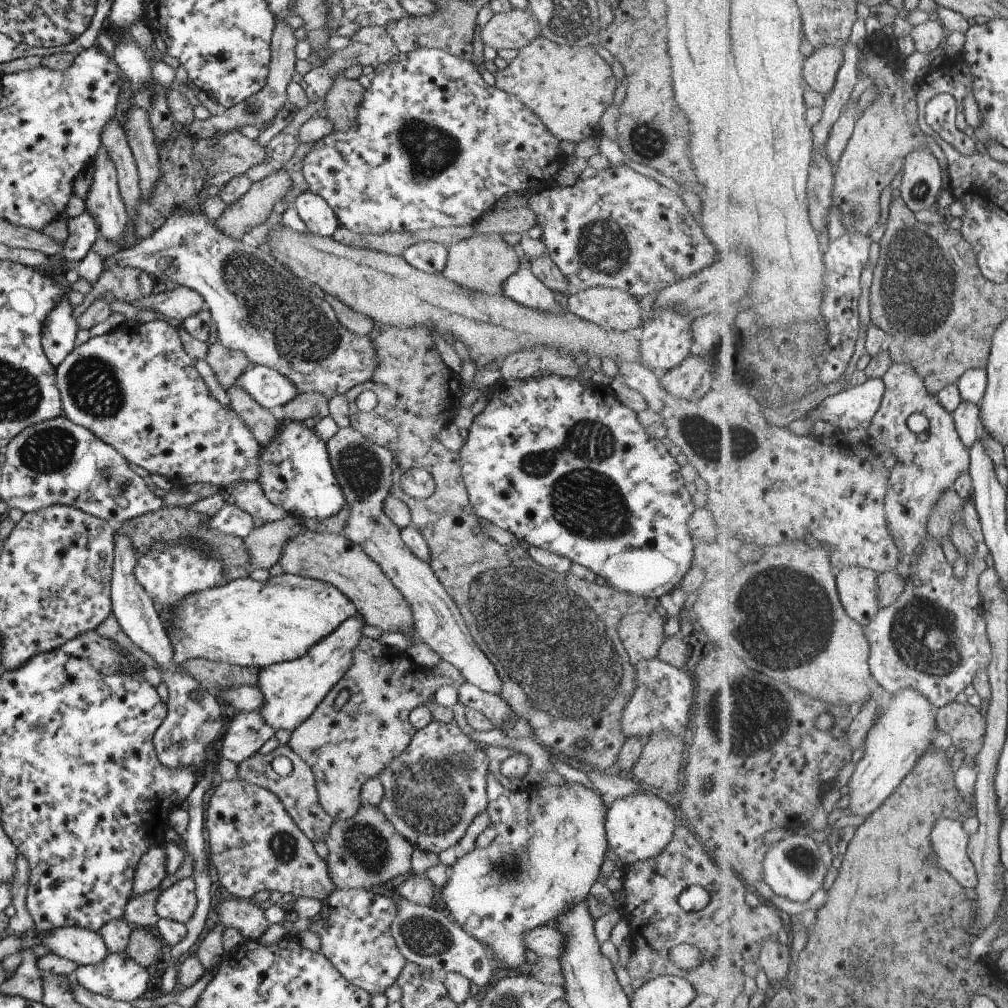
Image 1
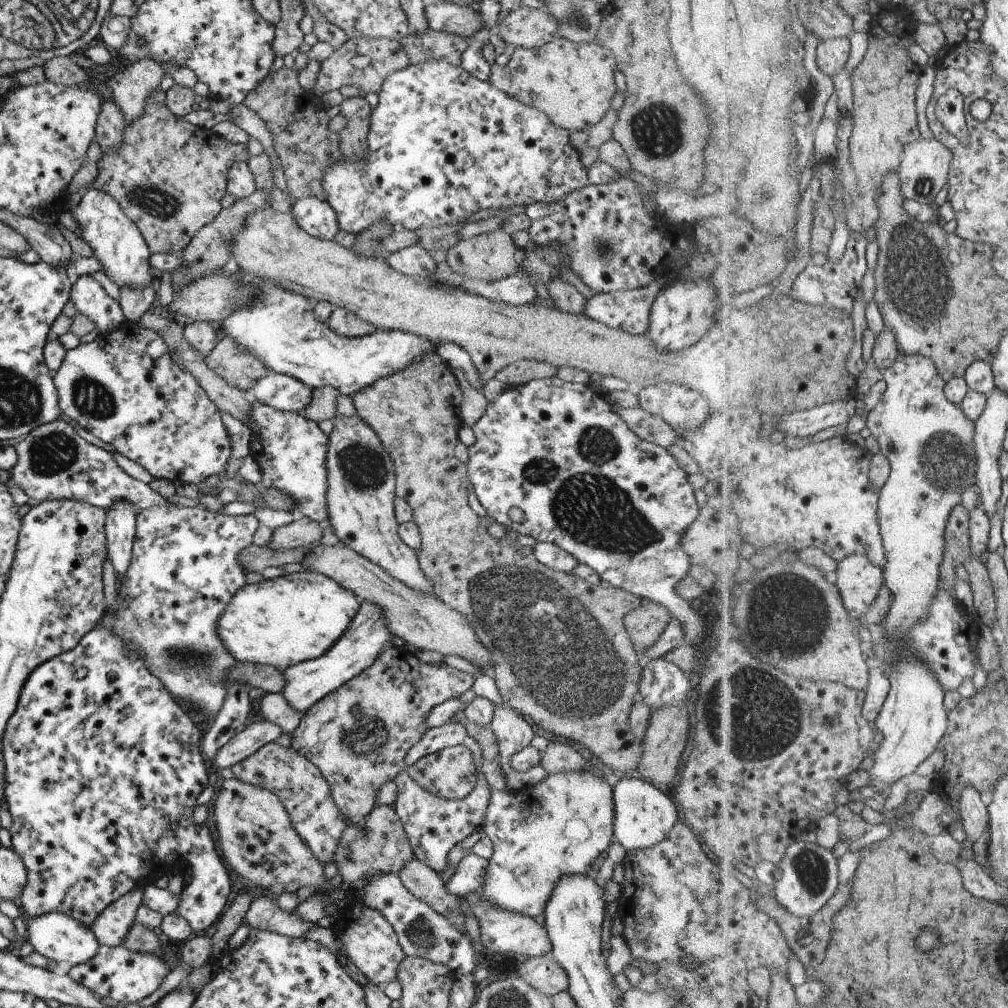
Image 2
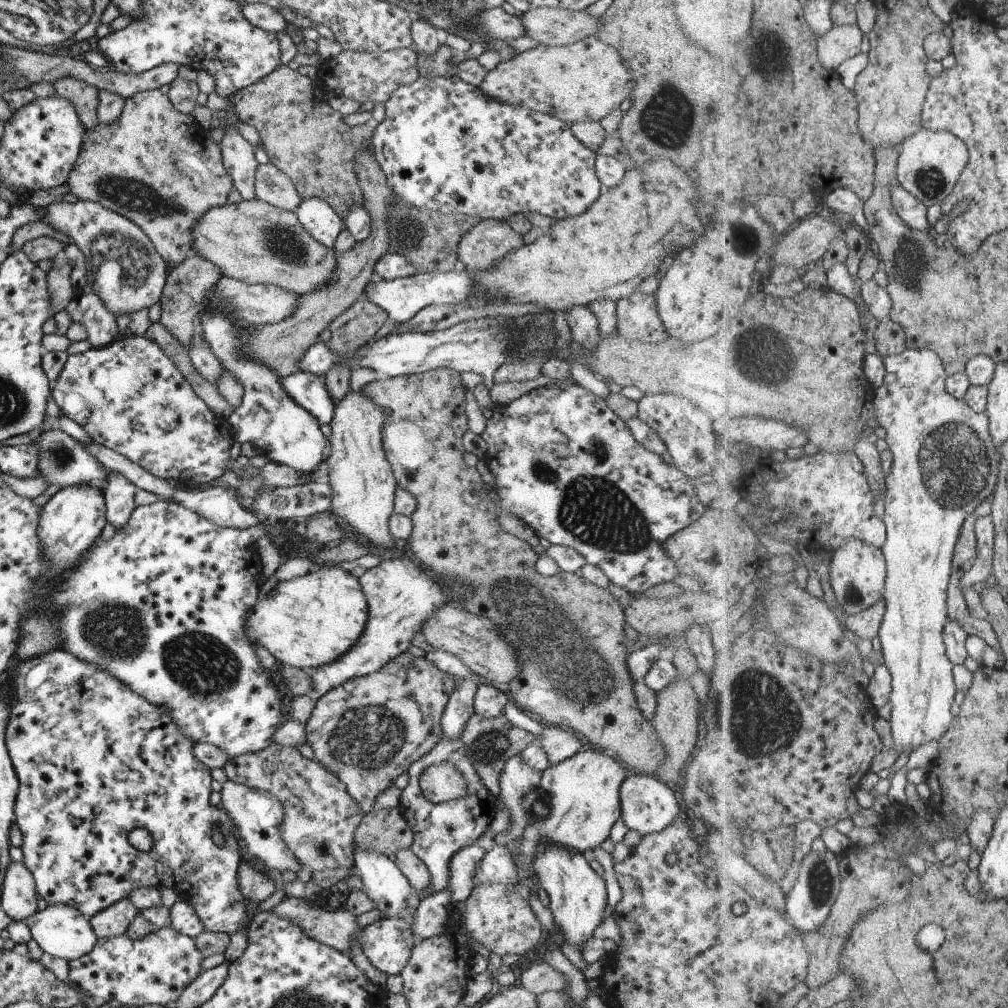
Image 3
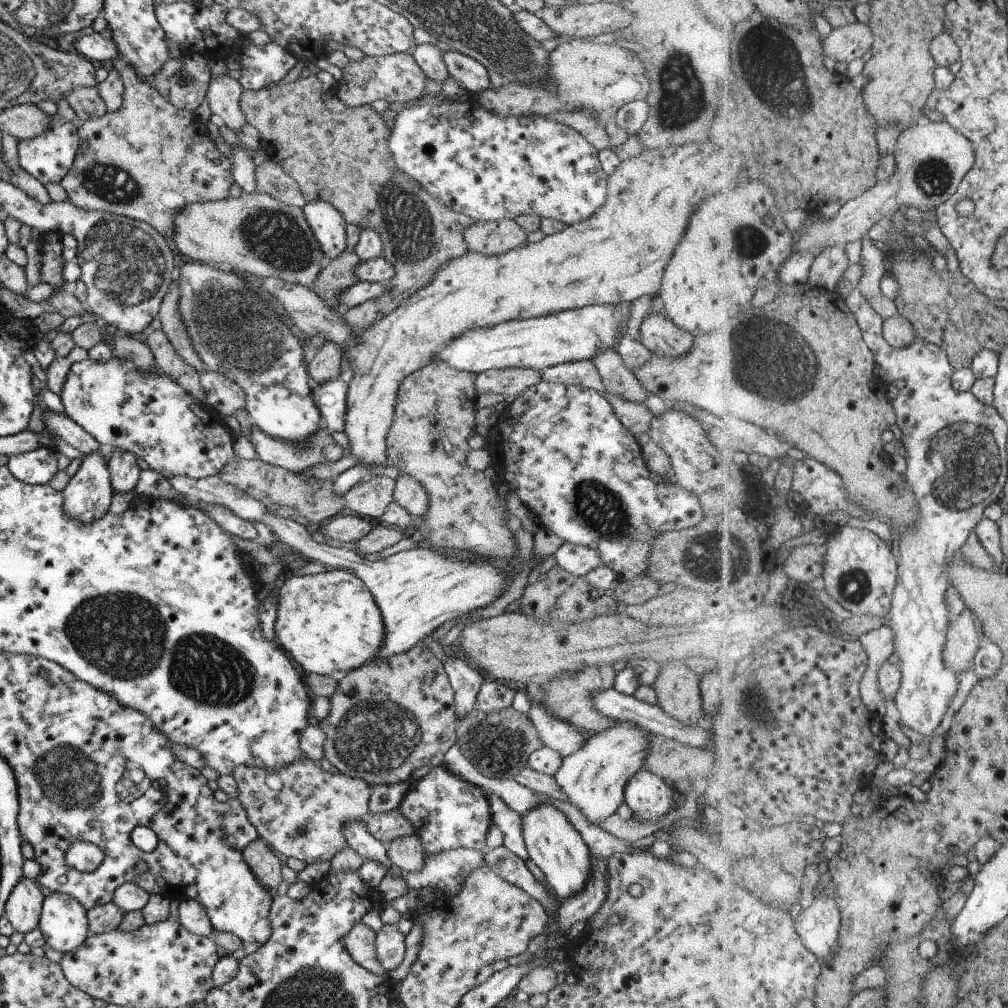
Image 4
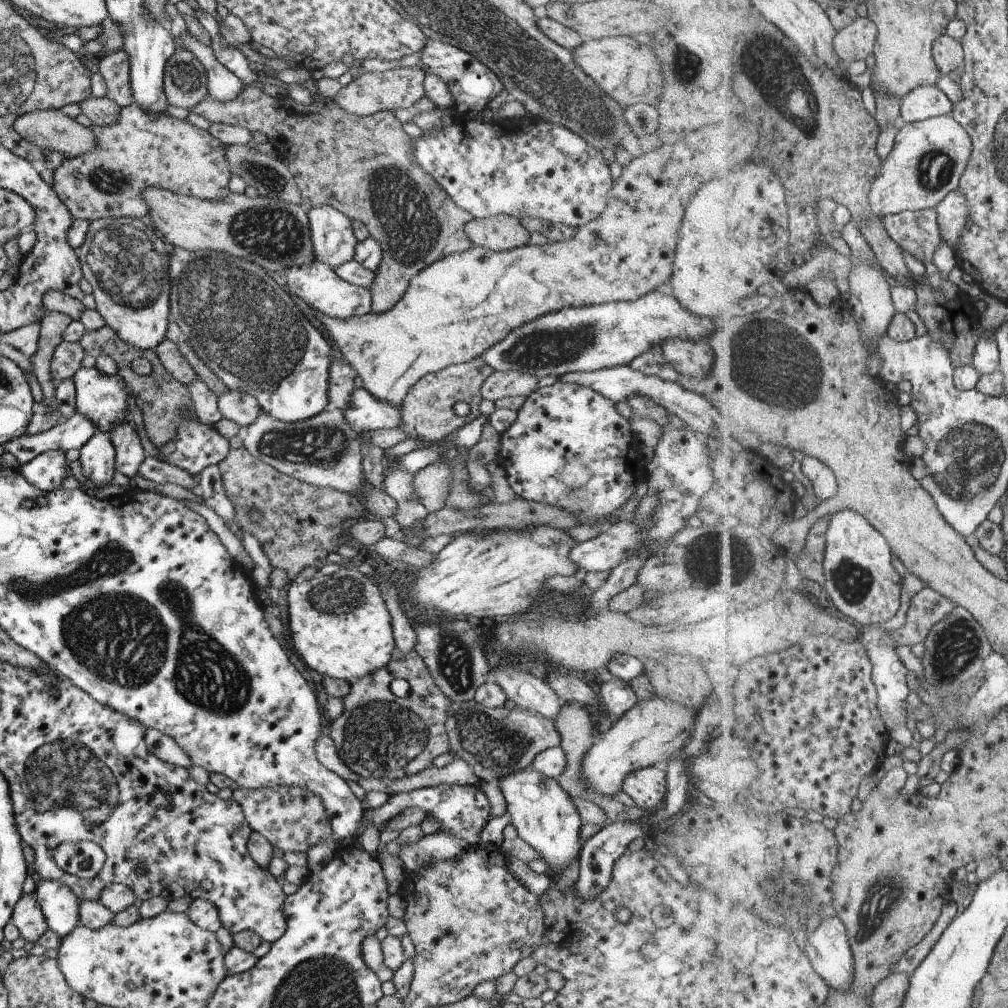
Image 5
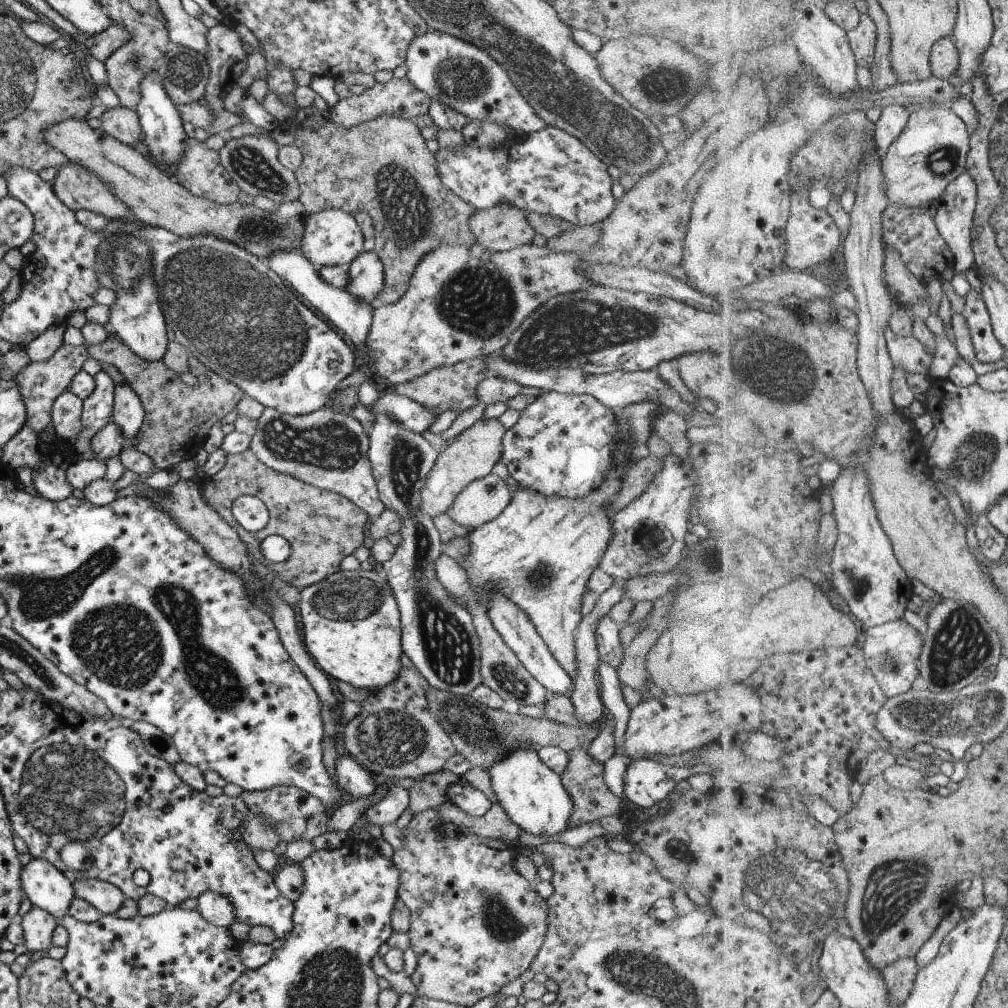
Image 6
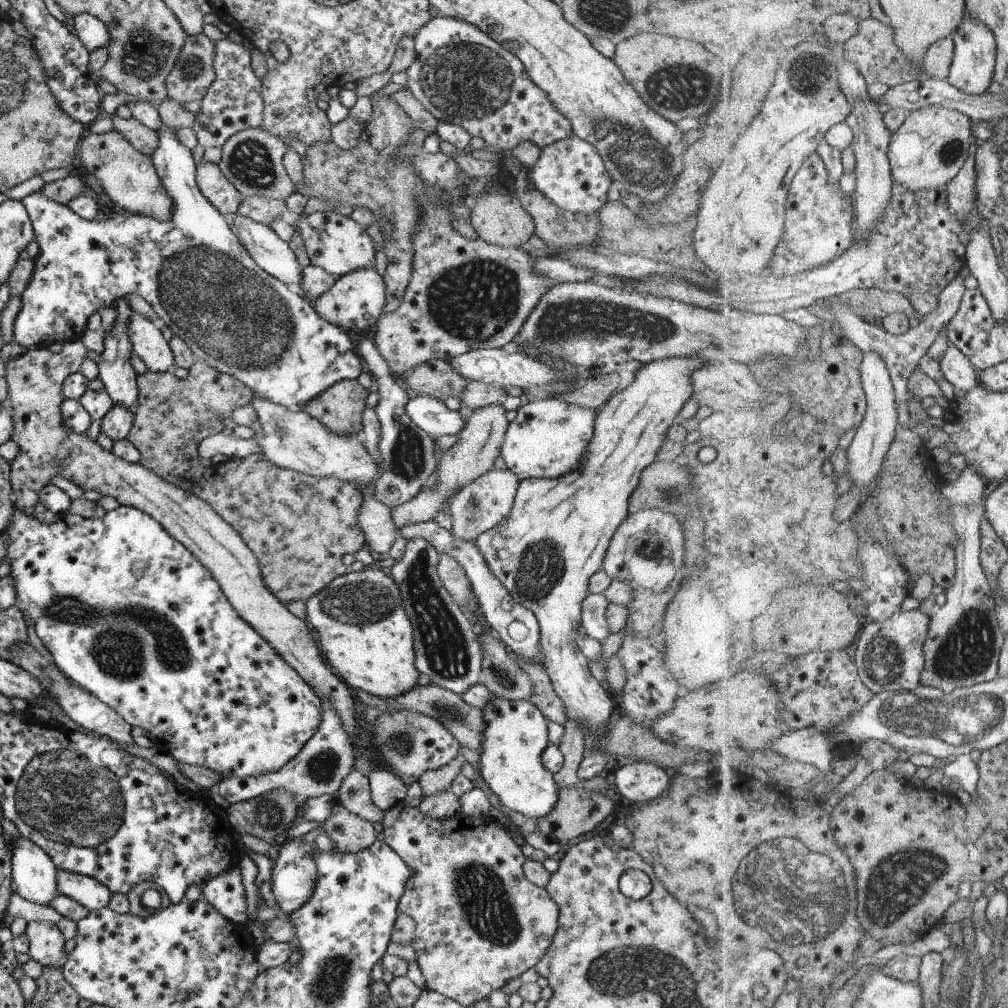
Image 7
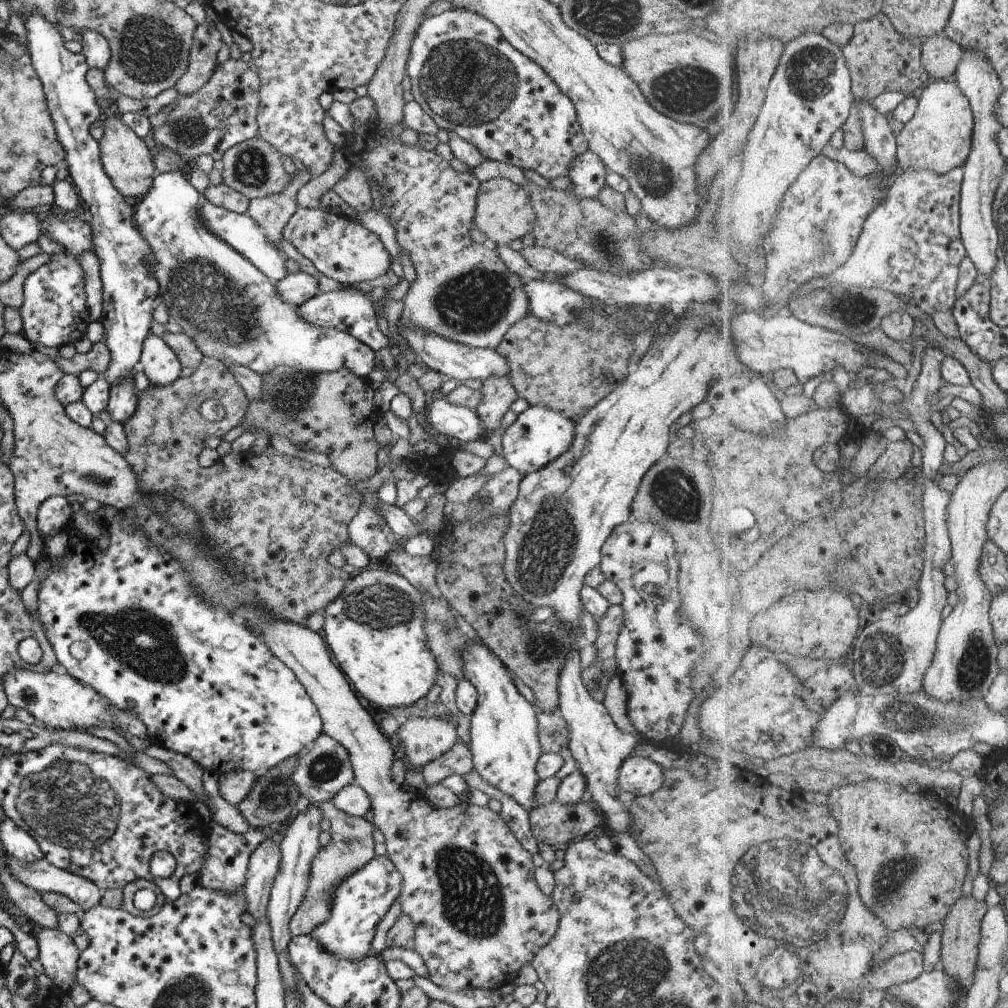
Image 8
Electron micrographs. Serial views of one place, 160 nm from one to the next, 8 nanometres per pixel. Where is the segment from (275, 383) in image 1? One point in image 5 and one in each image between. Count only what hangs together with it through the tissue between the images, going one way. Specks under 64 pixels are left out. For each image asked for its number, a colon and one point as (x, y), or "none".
2: (283, 392)
3: (308, 390)
4: (329, 398)
5: (365, 412)

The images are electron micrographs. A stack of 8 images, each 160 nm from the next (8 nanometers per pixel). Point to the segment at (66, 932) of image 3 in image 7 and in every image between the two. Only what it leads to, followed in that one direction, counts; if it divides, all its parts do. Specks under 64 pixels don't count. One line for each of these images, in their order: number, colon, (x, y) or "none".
4: (62, 922)
5: (59, 905)
6: (42, 884)
7: (33, 874)

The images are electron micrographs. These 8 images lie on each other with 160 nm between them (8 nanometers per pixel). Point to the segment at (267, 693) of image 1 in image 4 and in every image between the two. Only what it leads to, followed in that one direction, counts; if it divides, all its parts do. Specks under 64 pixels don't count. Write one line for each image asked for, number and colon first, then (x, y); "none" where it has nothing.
2: (305, 683)
3: (400, 596)
4: (416, 591)

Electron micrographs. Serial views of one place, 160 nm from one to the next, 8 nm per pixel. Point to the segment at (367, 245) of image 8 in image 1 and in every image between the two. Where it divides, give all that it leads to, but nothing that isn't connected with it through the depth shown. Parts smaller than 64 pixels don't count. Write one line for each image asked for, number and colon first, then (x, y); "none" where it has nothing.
1: (316, 215)
2: (314, 216)
3: (315, 215)
4: (328, 226)
5: (331, 236)
6: (330, 237)
7: (338, 245)

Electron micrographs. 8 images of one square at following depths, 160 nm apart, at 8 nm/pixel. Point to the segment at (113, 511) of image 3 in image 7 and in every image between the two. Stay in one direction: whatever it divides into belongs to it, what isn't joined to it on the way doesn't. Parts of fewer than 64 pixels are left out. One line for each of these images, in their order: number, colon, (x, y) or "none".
4: (122, 466)
5: (128, 454)
6: (127, 413)
7: (119, 380)

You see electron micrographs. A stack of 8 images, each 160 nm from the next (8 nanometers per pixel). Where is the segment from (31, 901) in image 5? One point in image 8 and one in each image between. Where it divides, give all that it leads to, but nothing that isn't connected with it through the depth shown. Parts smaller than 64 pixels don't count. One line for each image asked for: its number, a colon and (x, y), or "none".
6: (37, 926)
7: (45, 943)
8: (58, 955)

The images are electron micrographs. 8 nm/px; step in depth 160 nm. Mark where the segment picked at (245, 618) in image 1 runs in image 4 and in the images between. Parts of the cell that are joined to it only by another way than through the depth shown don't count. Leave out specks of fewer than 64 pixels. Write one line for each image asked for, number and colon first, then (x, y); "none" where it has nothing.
2: (296, 617)
3: (305, 622)
4: (325, 622)

